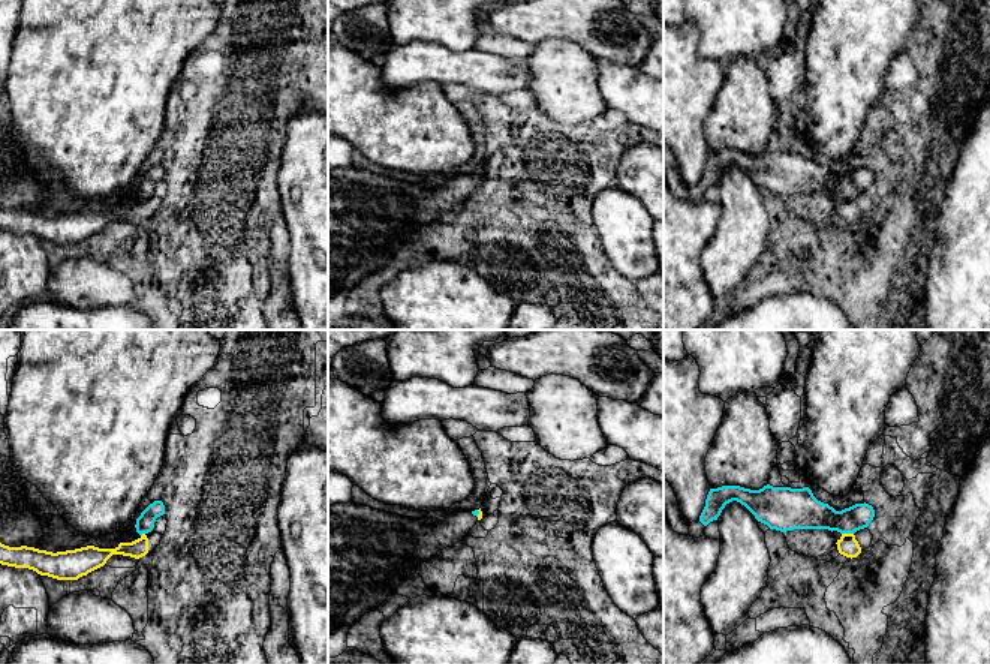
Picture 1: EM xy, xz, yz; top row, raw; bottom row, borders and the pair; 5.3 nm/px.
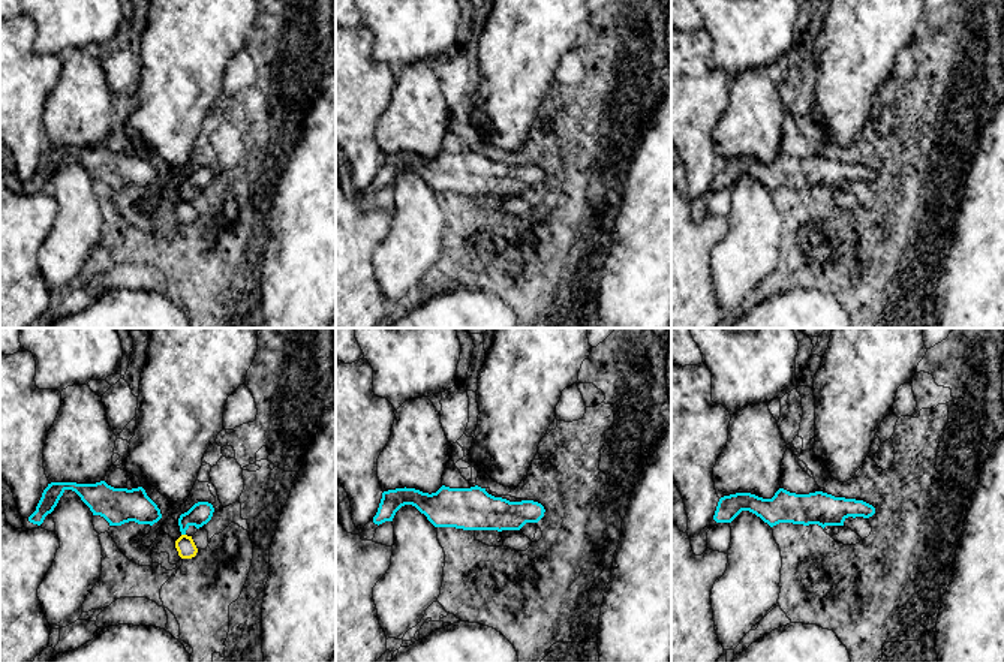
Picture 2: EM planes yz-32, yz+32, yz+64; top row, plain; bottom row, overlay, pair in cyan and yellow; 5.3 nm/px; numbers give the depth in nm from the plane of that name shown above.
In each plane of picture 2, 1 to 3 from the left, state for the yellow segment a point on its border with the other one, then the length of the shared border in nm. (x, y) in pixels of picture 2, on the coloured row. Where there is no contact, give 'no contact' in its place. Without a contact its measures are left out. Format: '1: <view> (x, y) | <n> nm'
1: yz-32 (183, 533) | 30 nm
2: no contact
3: no contact

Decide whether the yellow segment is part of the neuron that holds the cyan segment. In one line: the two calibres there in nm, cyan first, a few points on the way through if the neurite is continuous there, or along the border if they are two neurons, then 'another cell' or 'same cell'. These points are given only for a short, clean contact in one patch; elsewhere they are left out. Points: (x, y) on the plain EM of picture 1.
180 nm thick on the cyan side, 110 nm on the other; border along yz (842, 197), (852, 198); another cell

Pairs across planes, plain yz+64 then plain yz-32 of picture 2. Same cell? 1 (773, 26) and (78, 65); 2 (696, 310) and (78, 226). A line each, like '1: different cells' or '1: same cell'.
1: different cells
2: different cells

